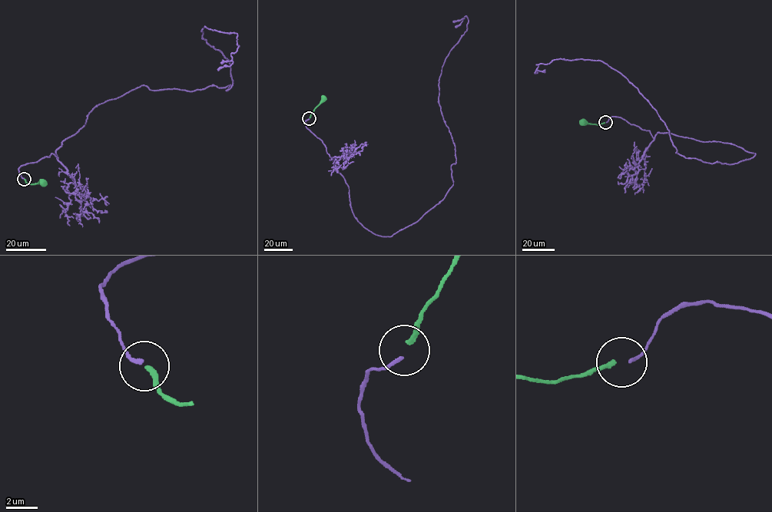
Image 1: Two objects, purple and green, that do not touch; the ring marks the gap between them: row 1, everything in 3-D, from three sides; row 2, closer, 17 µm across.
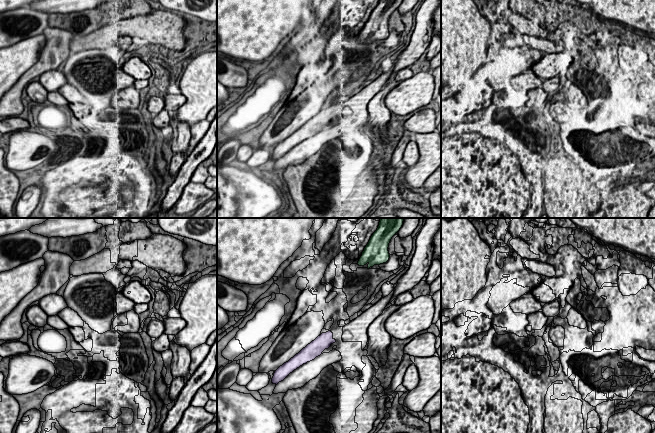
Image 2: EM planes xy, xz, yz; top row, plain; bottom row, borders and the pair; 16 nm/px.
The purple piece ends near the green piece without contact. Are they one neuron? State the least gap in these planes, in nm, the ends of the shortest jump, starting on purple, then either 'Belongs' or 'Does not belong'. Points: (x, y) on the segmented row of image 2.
Distance 1150 nm. Across: xz (330, 331), (359, 265). Does not belong

